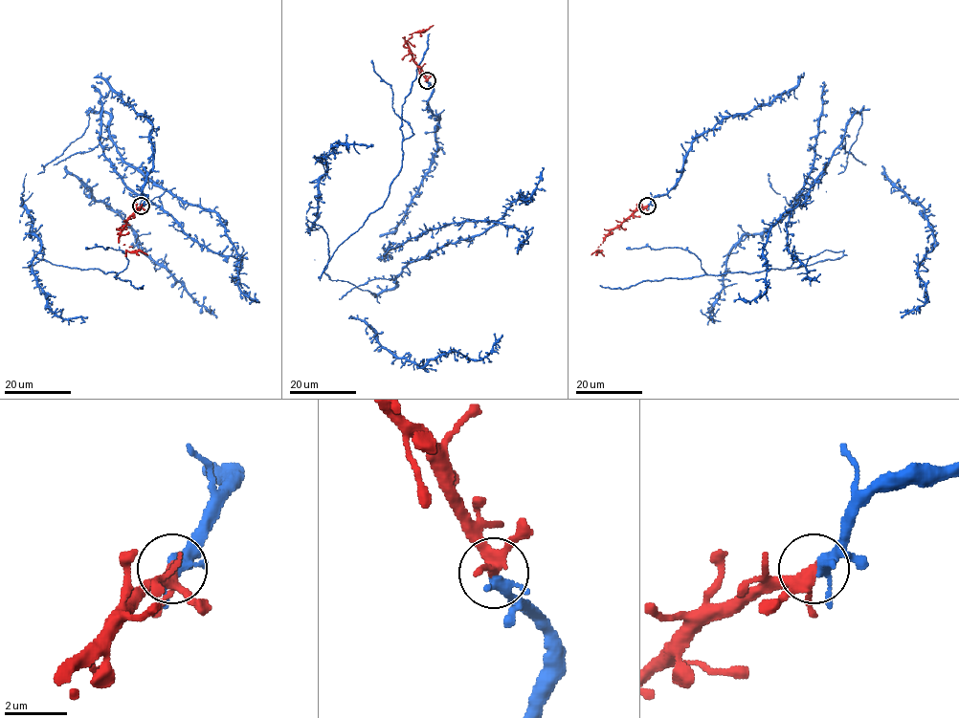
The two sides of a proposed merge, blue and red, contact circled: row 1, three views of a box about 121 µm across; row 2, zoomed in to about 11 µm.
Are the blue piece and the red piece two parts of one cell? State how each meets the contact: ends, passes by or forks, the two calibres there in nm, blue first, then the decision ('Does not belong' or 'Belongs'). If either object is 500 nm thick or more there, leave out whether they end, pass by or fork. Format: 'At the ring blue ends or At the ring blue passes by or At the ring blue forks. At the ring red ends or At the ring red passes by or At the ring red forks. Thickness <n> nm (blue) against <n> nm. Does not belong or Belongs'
At the ring blue forks. At the ring red forks. Thickness 260 nm (blue) against 260 nm. Belongs

